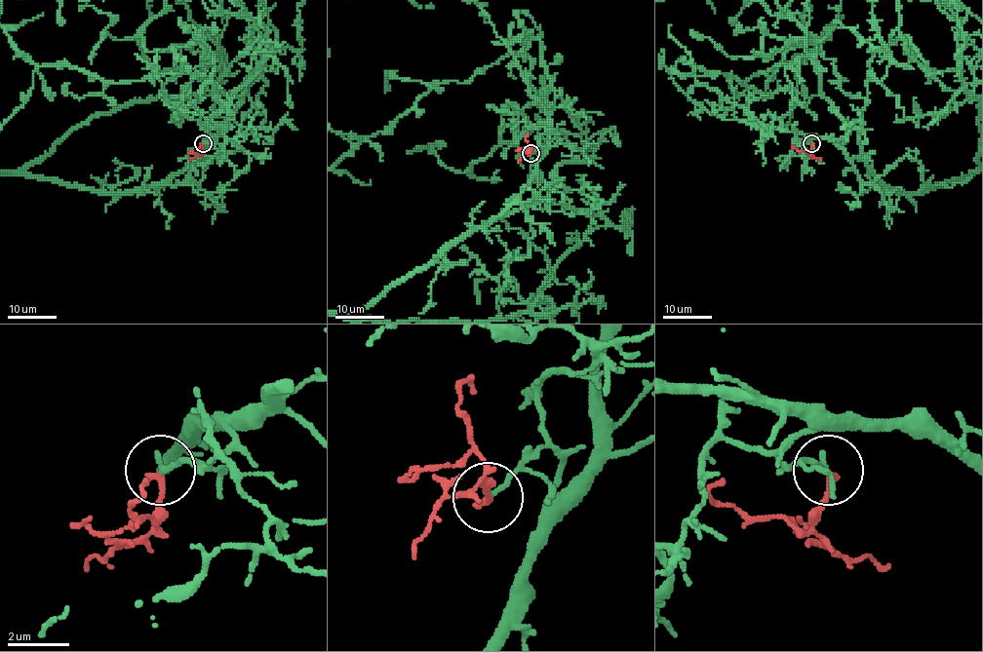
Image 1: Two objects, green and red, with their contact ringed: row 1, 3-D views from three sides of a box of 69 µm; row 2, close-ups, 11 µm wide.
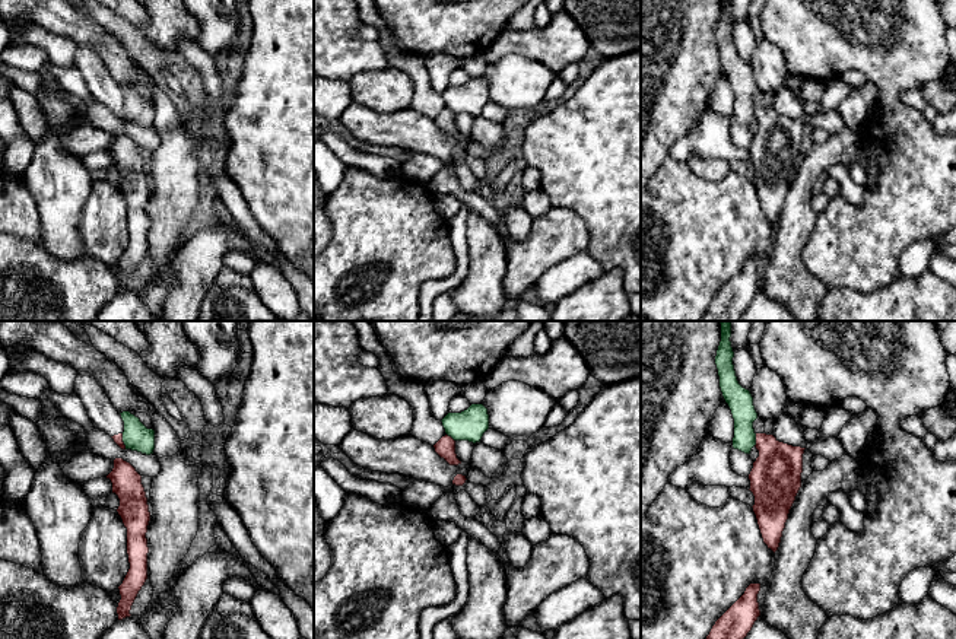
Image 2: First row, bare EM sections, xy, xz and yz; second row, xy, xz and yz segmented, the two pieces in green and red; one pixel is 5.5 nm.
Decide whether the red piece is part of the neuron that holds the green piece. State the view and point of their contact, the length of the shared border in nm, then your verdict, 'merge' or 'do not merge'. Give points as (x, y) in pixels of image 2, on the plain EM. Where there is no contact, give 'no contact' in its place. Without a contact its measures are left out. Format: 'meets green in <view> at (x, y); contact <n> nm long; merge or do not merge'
meets green in yz at (755, 113); contact 70 nm long; do not merge

